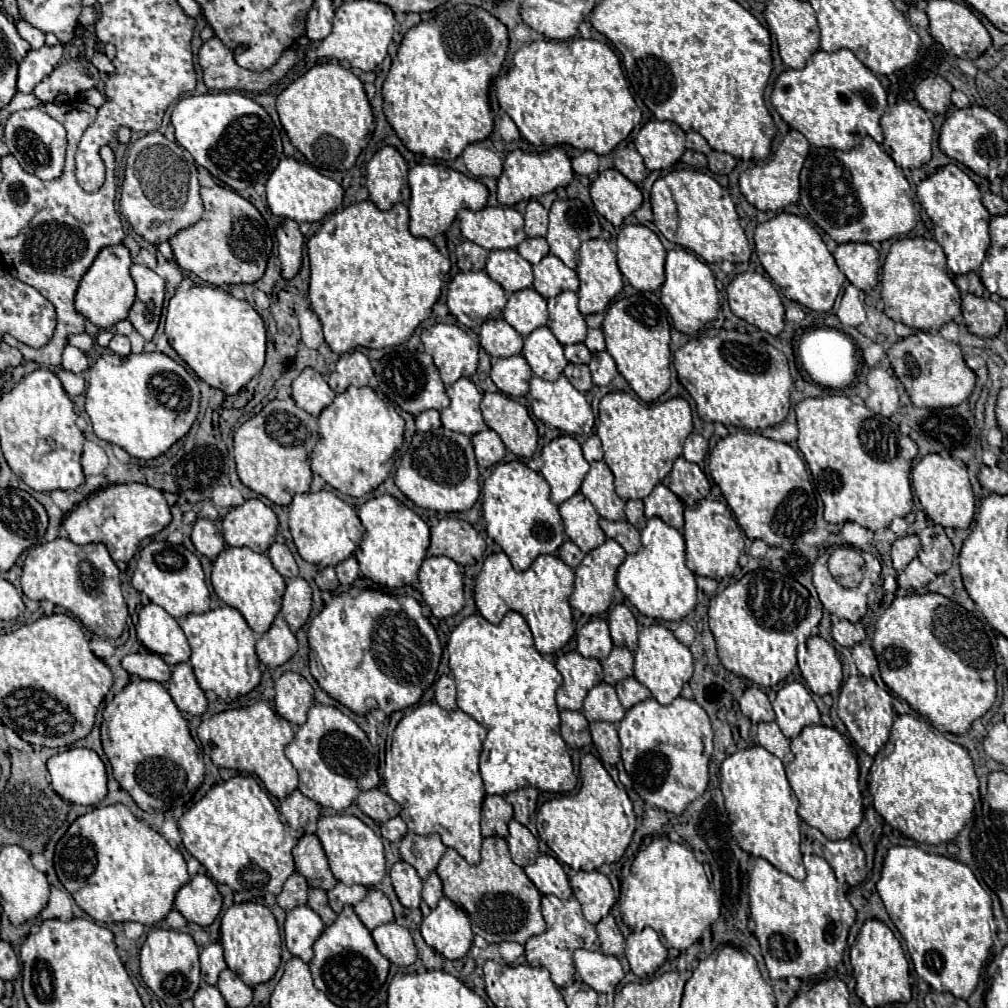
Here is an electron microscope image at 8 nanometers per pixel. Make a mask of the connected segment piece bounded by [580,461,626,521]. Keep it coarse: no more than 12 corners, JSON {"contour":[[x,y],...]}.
{"contour":[[602,461],[590,463],[582,495],[600,517],[624,521],[624,501]]}

